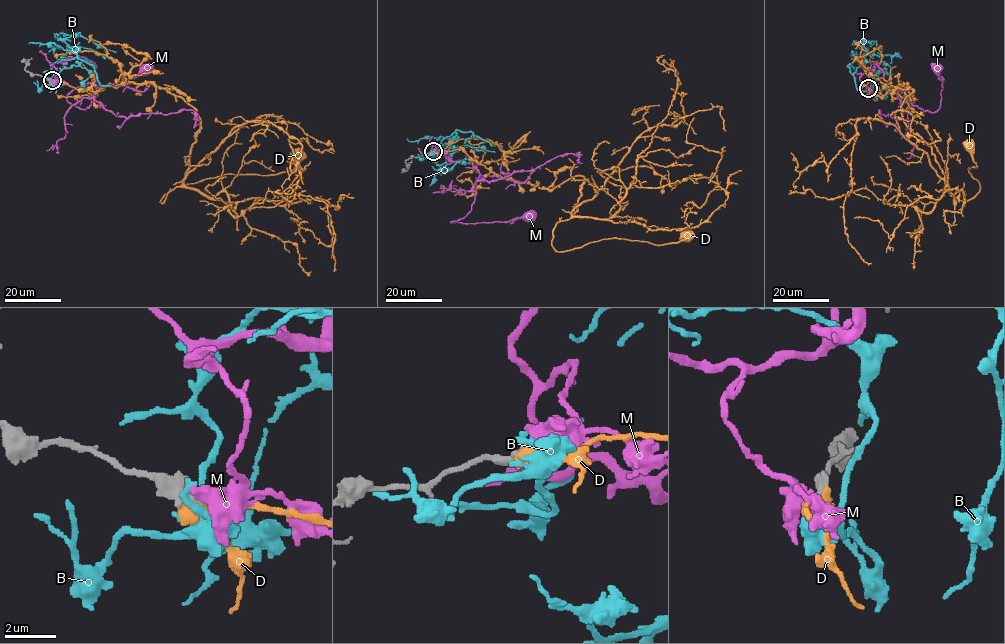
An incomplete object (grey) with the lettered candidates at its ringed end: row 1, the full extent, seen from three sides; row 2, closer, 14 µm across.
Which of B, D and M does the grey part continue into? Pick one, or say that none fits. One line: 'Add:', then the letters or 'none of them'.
Add: M

